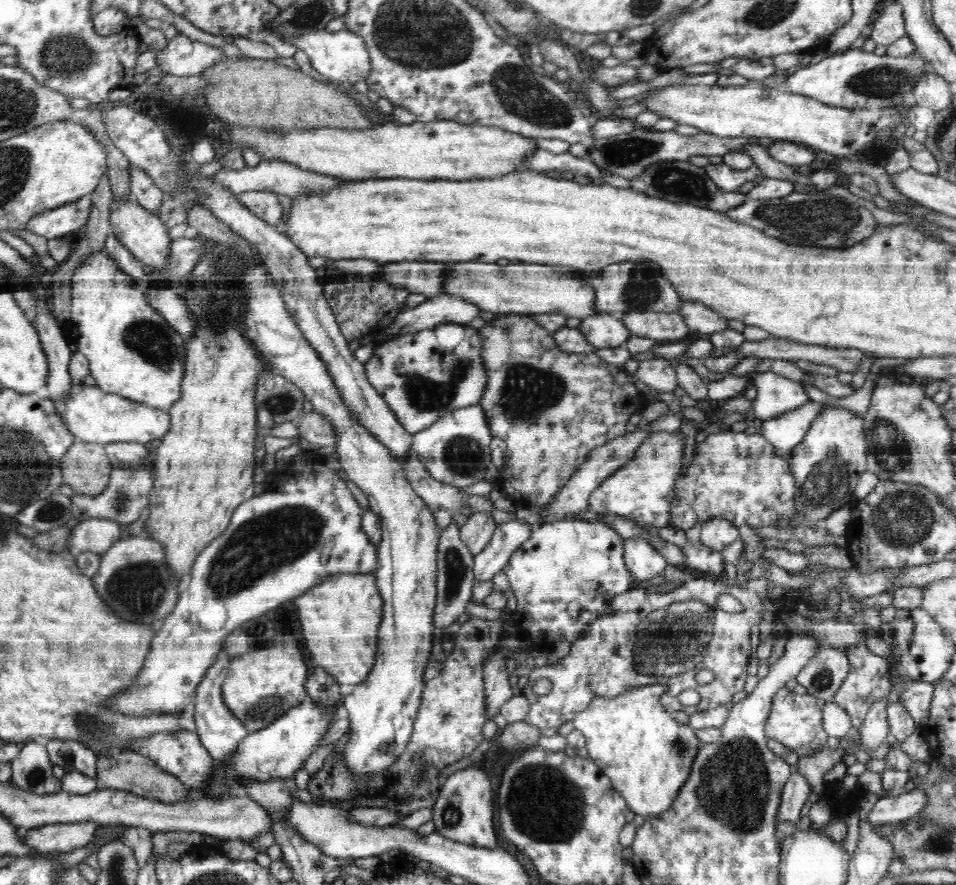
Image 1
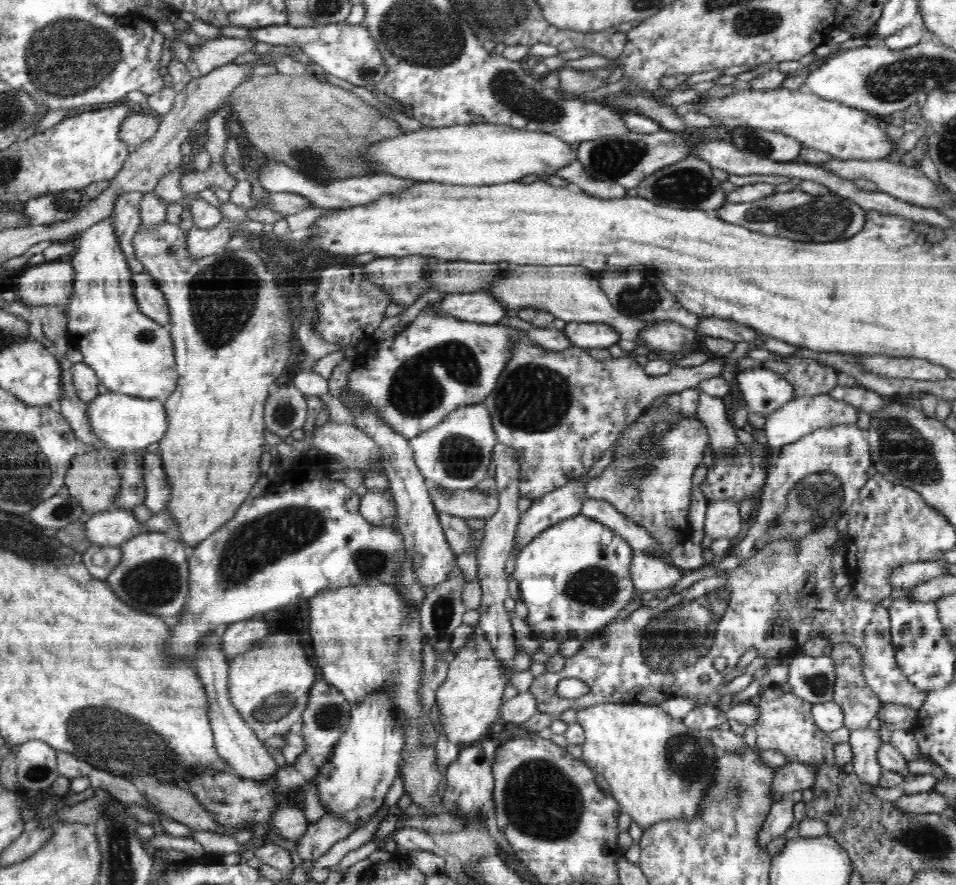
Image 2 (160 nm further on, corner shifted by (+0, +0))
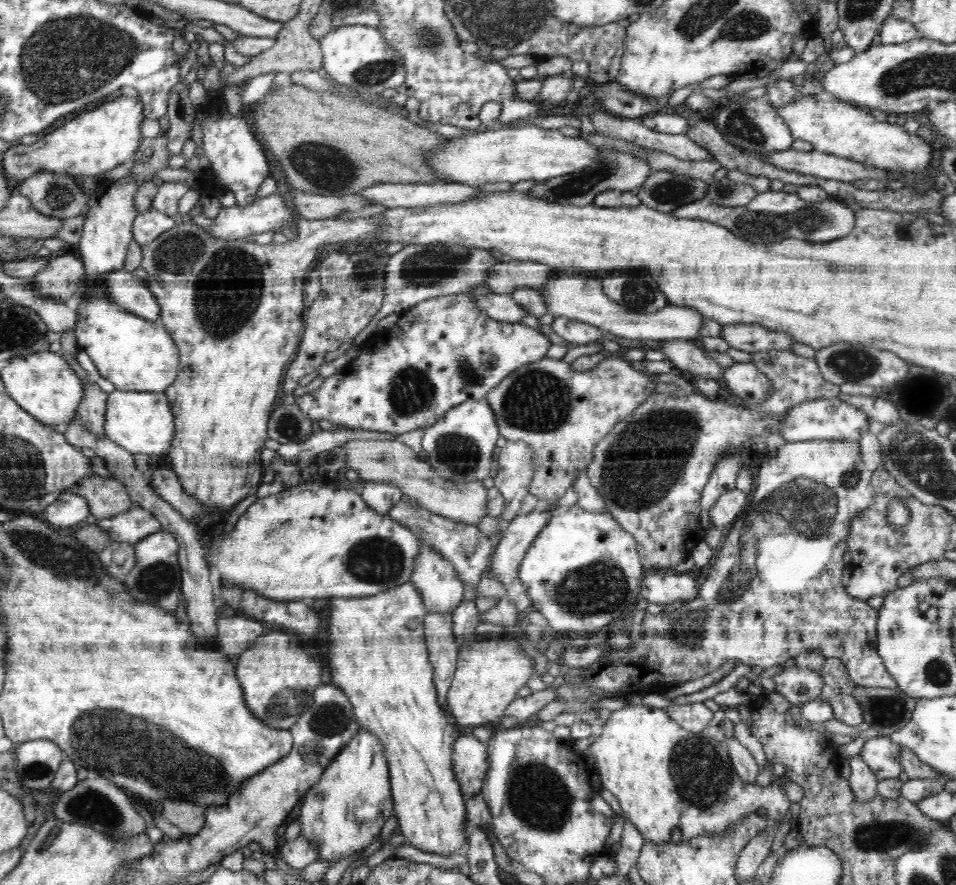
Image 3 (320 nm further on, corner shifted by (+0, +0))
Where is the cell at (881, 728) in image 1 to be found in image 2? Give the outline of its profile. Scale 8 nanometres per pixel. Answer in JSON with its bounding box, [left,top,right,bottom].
[849,728,883,786]

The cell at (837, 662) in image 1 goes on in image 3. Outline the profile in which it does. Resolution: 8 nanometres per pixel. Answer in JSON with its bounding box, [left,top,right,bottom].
[773,666,823,707]

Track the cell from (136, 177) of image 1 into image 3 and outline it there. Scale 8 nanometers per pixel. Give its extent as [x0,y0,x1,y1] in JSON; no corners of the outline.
[133,208,179,246]

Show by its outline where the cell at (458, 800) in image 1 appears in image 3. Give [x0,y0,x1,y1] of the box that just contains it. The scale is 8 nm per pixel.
[452,734,489,798]

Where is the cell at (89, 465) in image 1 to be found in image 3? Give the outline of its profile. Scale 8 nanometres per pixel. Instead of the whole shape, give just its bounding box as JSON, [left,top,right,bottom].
[68,473,133,519]

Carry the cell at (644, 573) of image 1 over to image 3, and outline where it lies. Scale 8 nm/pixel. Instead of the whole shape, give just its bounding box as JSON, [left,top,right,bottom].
[641,569,698,604]

